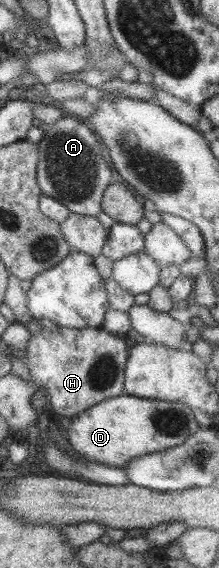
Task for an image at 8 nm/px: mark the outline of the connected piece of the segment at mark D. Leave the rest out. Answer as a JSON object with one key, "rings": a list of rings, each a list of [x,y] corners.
{"rings":[[[127,394],[107,398],[82,411],[71,418],[71,424],[65,429],[69,446],[85,460],[96,461],[113,468],[123,469],[134,458],[163,449],[169,450],[172,446],[181,444],[185,438],[189,438],[189,434],[197,432],[200,428],[191,409],[183,403],[136,398]]]}

